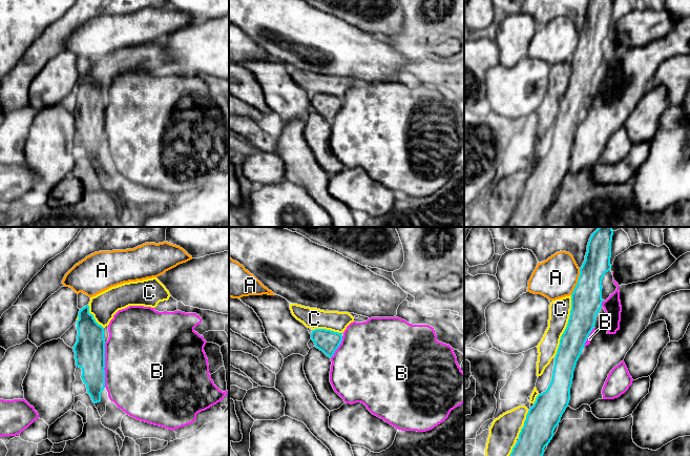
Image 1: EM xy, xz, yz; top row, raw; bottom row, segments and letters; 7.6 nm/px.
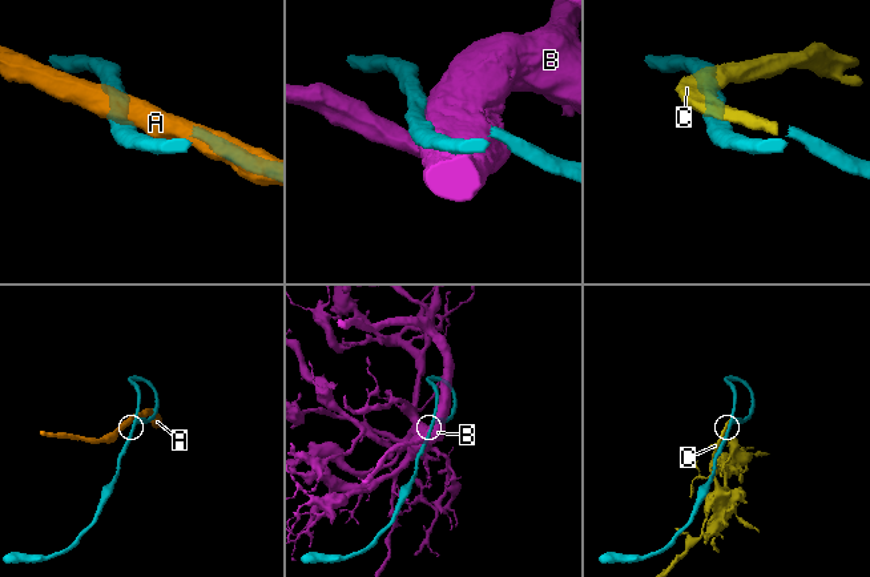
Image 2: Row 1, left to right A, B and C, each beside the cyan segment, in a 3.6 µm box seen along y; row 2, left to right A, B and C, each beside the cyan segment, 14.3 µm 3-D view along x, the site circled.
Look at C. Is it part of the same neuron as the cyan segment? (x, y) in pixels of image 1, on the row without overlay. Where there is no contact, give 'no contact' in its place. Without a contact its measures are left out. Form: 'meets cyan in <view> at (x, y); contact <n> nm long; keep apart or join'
meets cyan in yz at (567, 90); contact 480 nm long; join

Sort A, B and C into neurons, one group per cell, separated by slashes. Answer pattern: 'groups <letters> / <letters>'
groups A / B / C

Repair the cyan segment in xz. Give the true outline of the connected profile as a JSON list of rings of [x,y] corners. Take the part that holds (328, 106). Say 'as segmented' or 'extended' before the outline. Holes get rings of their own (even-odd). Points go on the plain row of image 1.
extended | [[[290,68],[290,75],[297,85],[313,95],[311,104],[315,111],[330,123],[341,108],[341,98],[354,86],[349,77],[325,76],[297,68]]]

